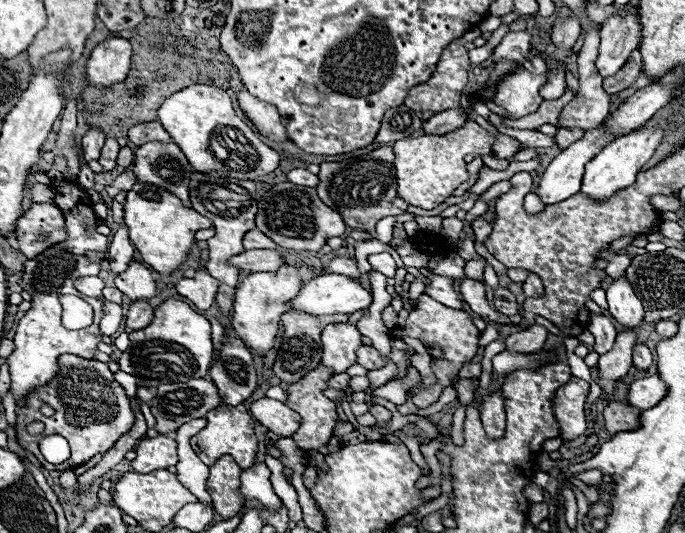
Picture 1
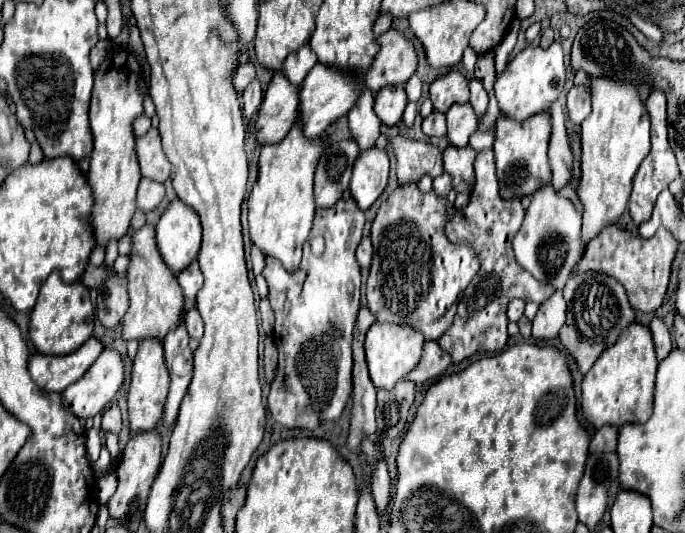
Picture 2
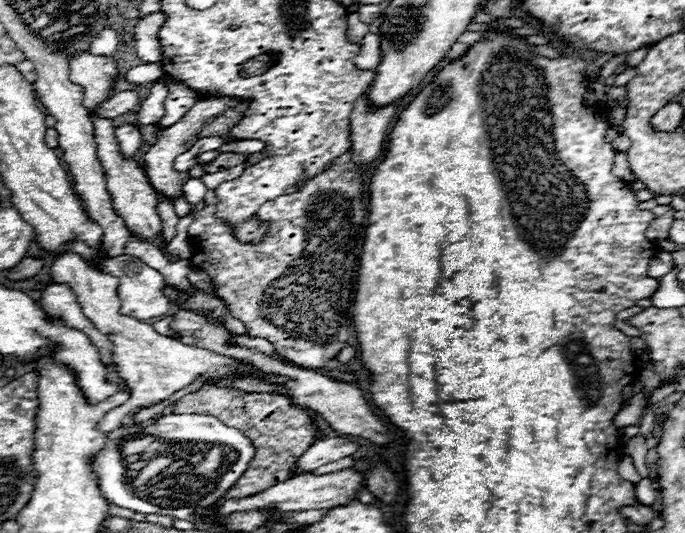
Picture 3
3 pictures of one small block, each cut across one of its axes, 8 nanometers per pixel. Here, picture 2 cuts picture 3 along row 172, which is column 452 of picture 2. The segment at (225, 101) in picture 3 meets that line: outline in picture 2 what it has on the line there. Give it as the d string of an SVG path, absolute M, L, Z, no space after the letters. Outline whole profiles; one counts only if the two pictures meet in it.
M456 146L444 150L444 168L452 176L452 188L456 192L466 192L474 186L474 158L476 152L470 146L466 146L464 152Z

